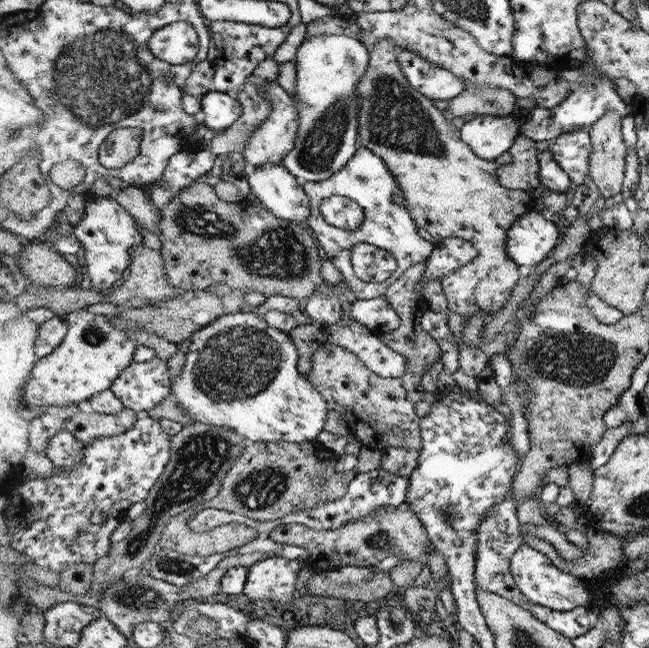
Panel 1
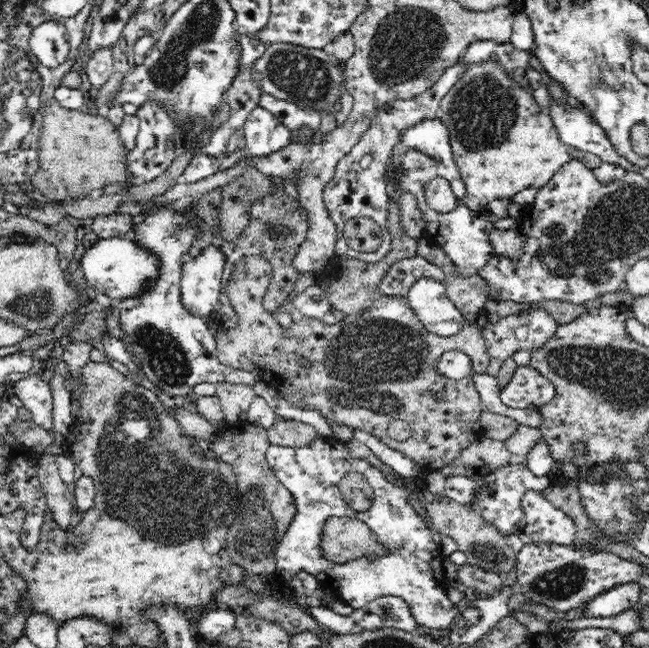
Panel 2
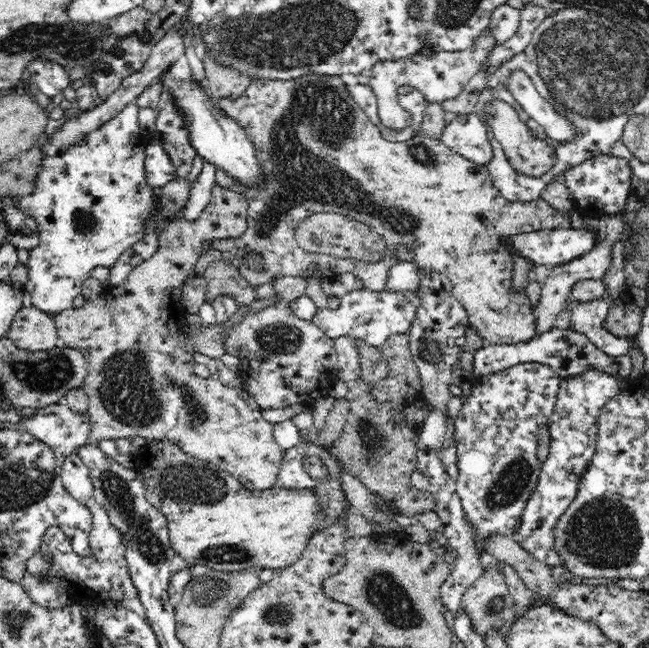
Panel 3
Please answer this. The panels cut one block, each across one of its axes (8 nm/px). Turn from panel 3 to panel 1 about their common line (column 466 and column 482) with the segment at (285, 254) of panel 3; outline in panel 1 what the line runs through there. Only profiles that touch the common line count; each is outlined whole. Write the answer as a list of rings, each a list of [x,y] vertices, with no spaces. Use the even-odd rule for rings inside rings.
[[[334,14],[306,24],[305,37],[321,34],[344,34],[359,40],[367,48],[371,63],[368,64],[366,76],[360,79],[360,84],[356,86],[356,93],[360,95],[360,105],[362,105],[358,112],[360,118],[358,145],[370,148],[376,156],[383,157],[386,161],[391,175],[395,176],[395,181],[399,184],[399,190],[402,190],[400,194],[395,194],[394,203],[406,207],[418,228],[428,230],[437,244],[442,244],[445,238],[456,237],[470,241],[479,252],[471,262],[459,266],[457,270],[449,272],[441,279],[448,308],[465,318],[477,312],[495,314],[502,310],[520,278],[520,266],[507,253],[507,232],[519,216],[527,214],[536,204],[524,192],[512,192],[499,183],[498,169],[509,161],[510,156],[504,154],[494,160],[484,160],[478,158],[468,144],[460,142],[458,130],[446,122],[446,118],[434,106],[430,97],[415,90],[407,76],[404,76],[400,68],[395,40],[369,41],[363,36],[359,24],[354,19],[336,17]]]

